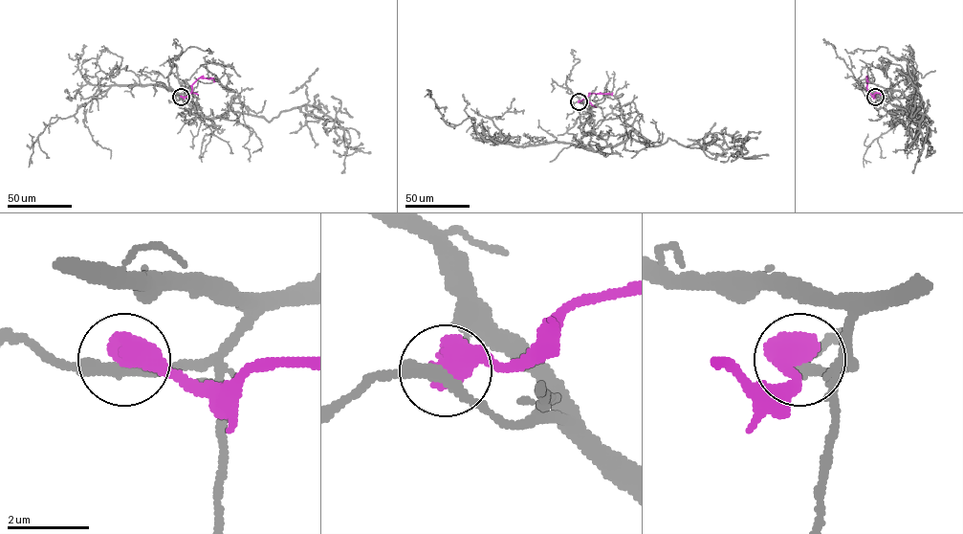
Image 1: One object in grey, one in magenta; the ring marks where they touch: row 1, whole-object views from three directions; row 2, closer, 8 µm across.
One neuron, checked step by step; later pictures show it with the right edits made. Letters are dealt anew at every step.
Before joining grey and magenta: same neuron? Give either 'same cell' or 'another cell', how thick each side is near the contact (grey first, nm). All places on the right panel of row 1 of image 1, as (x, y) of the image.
another cell; 280 nm thick on the grey side, 750 nm on the other

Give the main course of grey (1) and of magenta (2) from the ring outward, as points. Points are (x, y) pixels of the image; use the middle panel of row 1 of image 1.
1: (579, 101), (590, 150), (631, 130), (649, 146), (739, 145), (736, 157), (748, 151), (739, 140)
2: (579, 101), (590, 93), (612, 95)

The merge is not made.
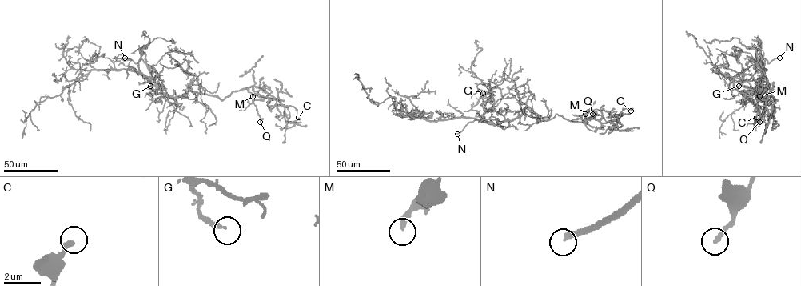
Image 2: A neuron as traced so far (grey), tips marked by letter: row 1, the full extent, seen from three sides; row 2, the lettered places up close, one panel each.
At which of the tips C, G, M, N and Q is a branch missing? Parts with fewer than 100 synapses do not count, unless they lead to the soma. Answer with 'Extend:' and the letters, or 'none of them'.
Extend: N

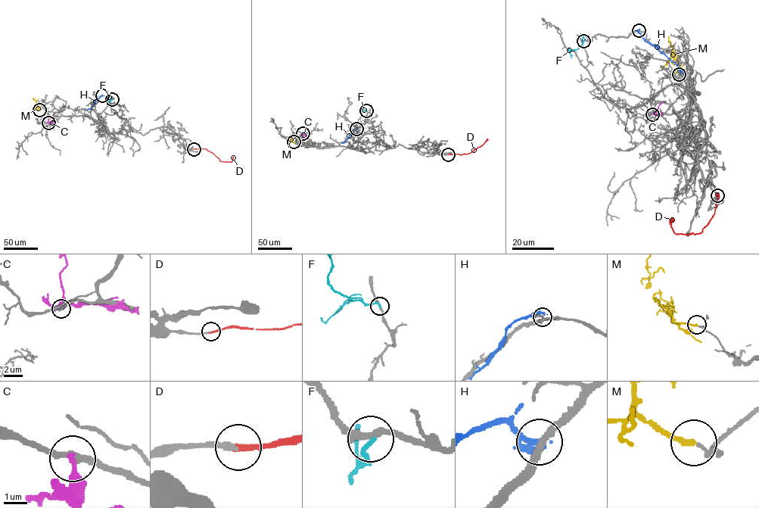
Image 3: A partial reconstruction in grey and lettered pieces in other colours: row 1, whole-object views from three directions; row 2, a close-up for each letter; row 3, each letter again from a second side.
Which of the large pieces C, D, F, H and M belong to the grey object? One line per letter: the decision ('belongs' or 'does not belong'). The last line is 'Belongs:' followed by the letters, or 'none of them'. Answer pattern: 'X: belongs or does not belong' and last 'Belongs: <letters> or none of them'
C: does not belong
D: belongs
F: does not belong
H: does not belong
M: does not belong
Belongs: D

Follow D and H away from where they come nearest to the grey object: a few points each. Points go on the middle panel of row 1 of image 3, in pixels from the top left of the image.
D: (448, 154), (469, 153), (487, 140)
H: (356, 129), (341, 143)

